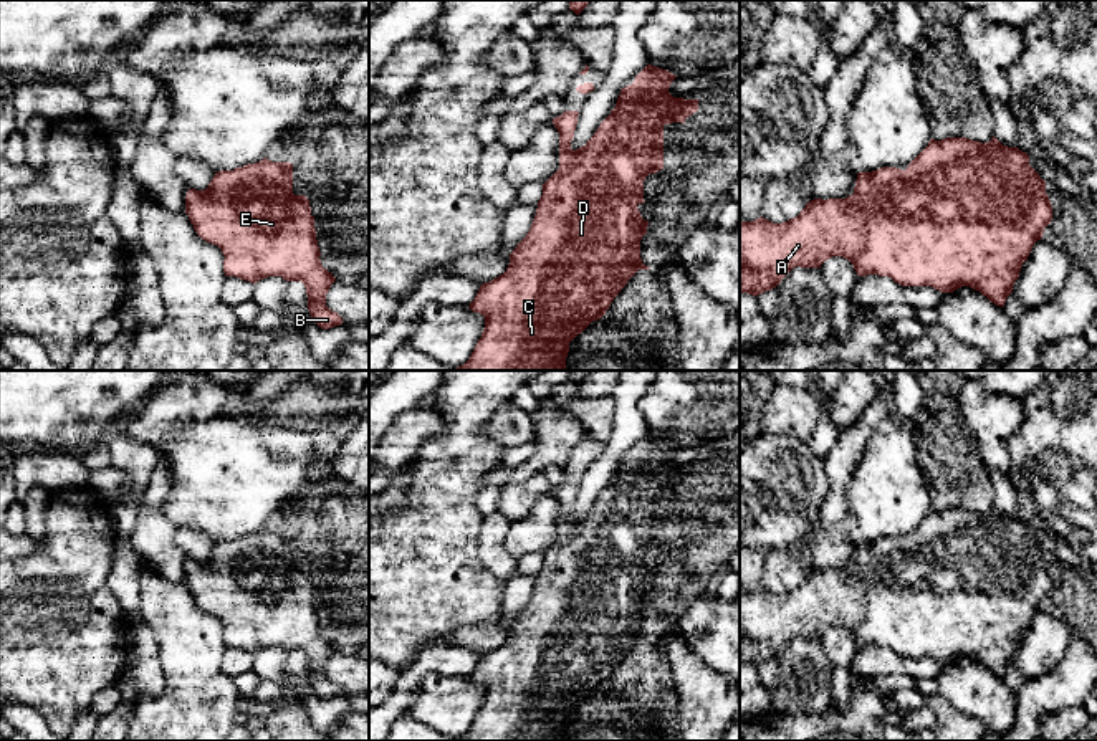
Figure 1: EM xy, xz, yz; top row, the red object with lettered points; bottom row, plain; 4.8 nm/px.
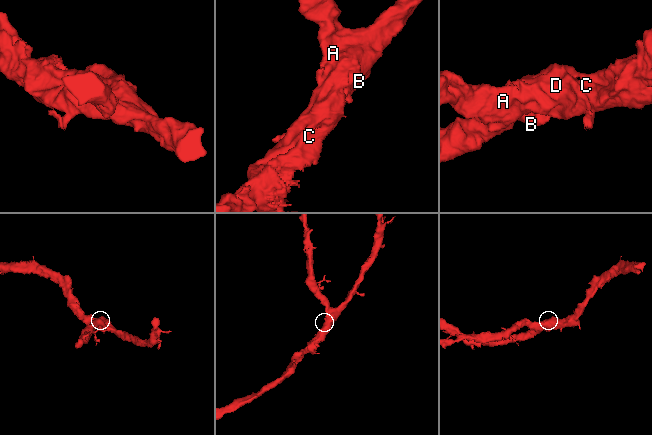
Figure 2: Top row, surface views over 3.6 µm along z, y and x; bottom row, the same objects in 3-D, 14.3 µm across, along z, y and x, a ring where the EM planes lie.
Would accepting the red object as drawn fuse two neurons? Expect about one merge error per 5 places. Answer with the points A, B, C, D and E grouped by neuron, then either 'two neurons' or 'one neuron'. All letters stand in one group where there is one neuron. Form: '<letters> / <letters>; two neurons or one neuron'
A B C D E; one neuron

